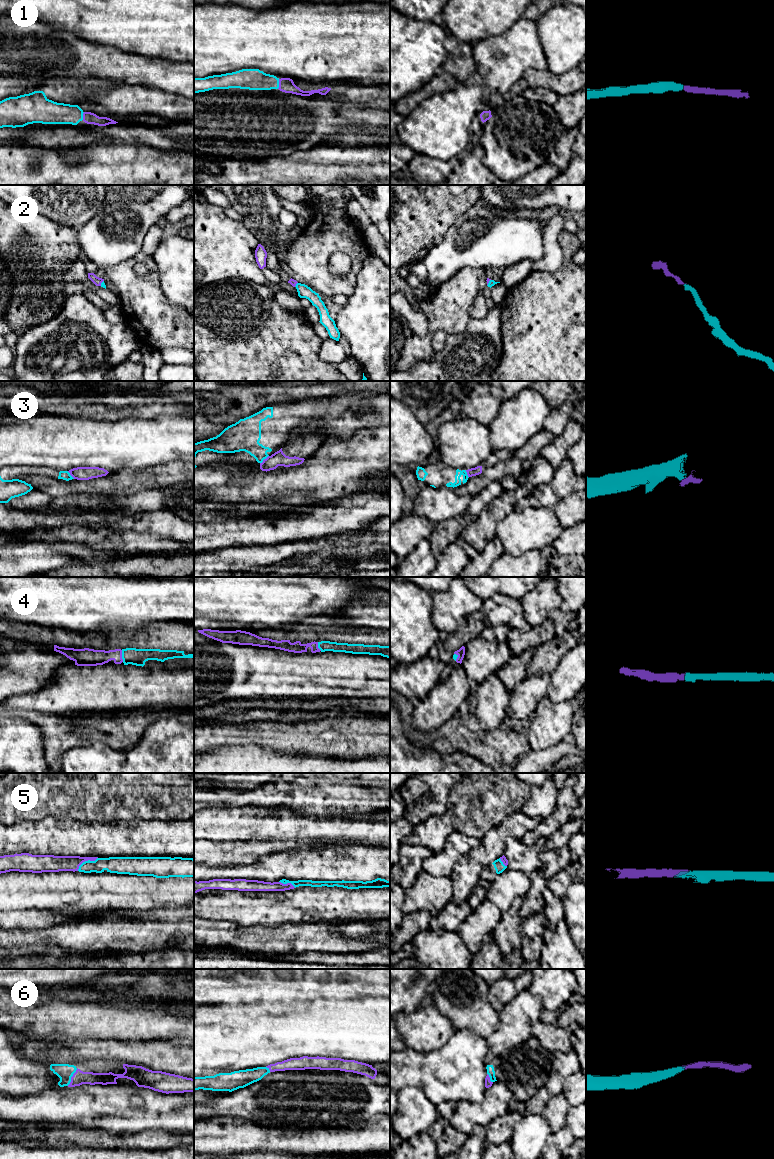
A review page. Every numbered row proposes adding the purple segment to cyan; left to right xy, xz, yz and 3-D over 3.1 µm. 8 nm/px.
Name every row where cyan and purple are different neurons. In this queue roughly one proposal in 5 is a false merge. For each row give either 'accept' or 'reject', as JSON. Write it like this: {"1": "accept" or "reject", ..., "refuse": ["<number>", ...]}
{"1": "accept", "2": "accept", "3": "reject", "4": "accept", "5": "accept", "6": "accept", "refuse": ["3"]}

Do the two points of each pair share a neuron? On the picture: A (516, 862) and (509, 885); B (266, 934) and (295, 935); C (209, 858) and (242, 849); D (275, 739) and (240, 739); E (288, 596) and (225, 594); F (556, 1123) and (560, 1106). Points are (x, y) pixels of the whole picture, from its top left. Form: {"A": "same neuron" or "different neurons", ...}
{"A": "different neurons", "B": "same neuron", "C": "same neuron", "D": "same neuron", "E": "same neuron", "F": "same neuron"}

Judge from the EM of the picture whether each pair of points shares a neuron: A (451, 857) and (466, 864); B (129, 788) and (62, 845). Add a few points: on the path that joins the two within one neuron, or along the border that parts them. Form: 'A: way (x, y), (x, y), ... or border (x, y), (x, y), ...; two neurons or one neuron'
A: border (467, 855), (460, 855), (458, 857), (449, 876); two neurons
B: border (67, 818), (75, 820), (113, 820); two neurons

